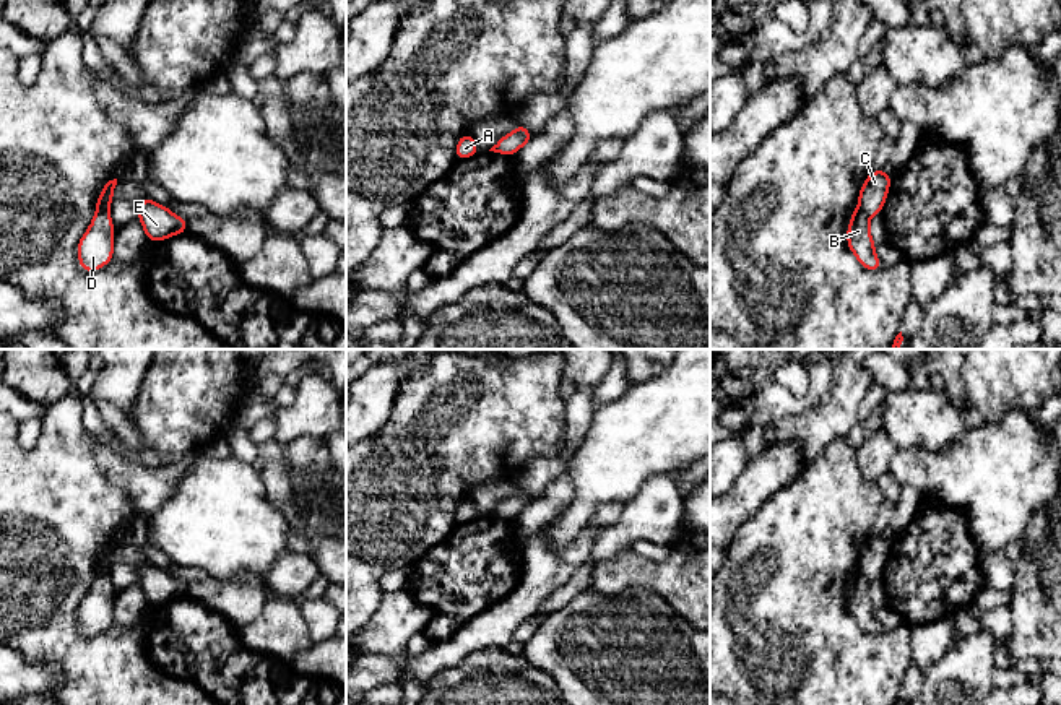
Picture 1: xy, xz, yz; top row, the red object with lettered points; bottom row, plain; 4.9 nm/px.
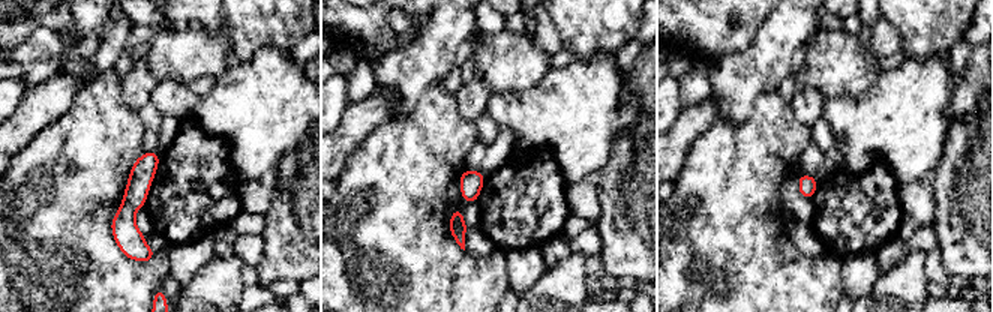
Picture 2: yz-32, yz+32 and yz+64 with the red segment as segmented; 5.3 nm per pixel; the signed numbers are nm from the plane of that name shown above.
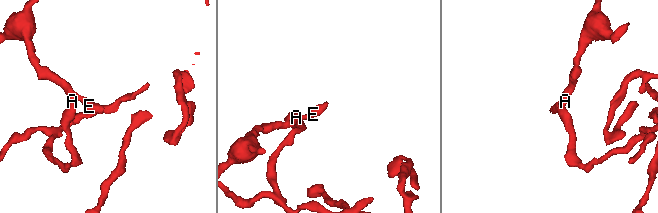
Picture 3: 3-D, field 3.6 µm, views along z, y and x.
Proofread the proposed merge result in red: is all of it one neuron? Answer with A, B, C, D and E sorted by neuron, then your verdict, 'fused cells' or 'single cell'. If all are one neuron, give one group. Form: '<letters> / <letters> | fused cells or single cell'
A C E / B D | fused cells

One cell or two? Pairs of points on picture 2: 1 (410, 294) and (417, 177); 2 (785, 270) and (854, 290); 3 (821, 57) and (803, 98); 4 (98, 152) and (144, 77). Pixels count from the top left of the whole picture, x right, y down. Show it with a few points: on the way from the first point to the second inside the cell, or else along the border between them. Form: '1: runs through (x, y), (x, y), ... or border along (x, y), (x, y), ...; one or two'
1: runs through (410, 266), (410, 206); one
2: border along (843, 260), (842, 293); two
3: border along (801, 81), (816, 87), (825, 98); two
4: border along (122, 80), (122, 96), (135, 113); two

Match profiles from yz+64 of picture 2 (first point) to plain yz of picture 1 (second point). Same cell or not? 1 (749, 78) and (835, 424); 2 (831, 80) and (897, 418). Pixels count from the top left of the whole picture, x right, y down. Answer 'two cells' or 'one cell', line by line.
1: one cell
2: one cell

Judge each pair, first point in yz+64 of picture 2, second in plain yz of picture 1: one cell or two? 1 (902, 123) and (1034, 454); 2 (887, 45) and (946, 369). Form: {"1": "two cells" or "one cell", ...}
{"1": "one cell", "2": "one cell"}

